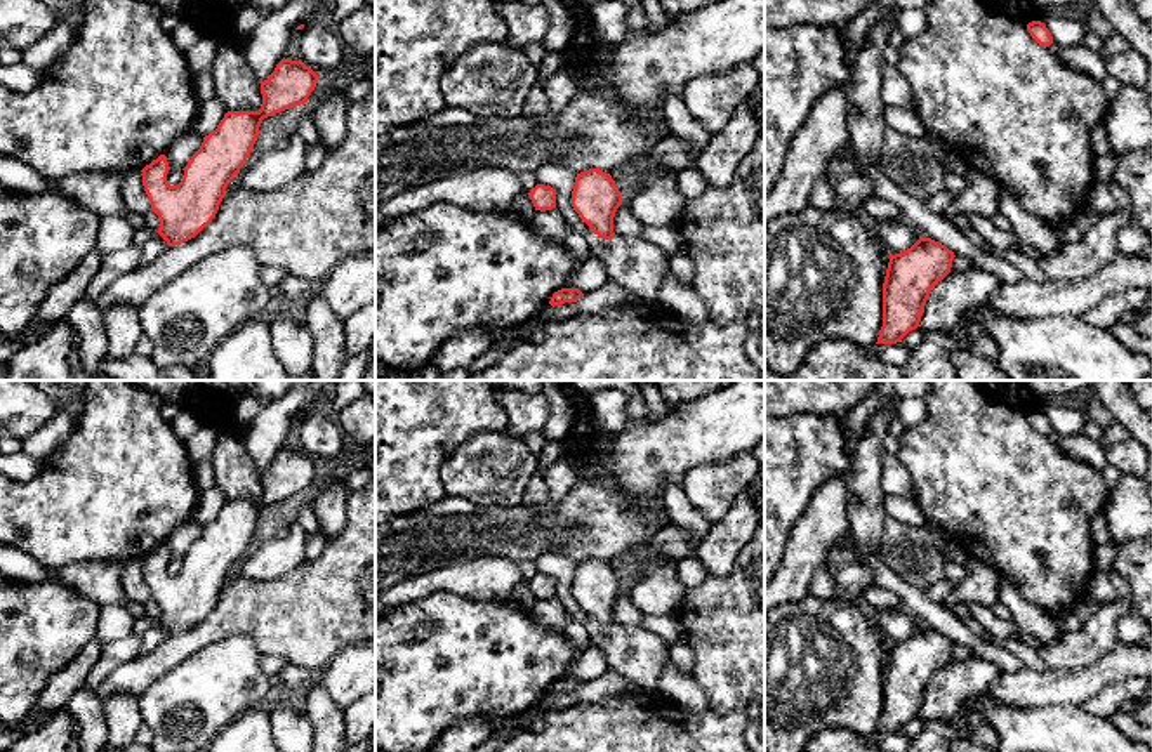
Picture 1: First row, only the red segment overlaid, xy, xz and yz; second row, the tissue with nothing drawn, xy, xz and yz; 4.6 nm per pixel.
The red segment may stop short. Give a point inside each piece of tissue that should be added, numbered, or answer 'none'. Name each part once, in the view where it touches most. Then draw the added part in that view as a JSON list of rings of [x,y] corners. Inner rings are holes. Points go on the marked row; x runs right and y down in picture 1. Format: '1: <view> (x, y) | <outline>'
none

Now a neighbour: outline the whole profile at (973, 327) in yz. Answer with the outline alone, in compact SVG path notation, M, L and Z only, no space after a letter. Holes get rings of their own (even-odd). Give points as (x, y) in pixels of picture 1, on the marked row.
M973 314L971 318L961 318L961 321L956 327L963 332L963 337L968 340L989 337L989 330L980 314Z

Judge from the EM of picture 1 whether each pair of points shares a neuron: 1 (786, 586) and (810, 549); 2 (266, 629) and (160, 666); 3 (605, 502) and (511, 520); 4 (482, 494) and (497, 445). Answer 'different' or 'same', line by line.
1: same
2: same
3: same
4: same

